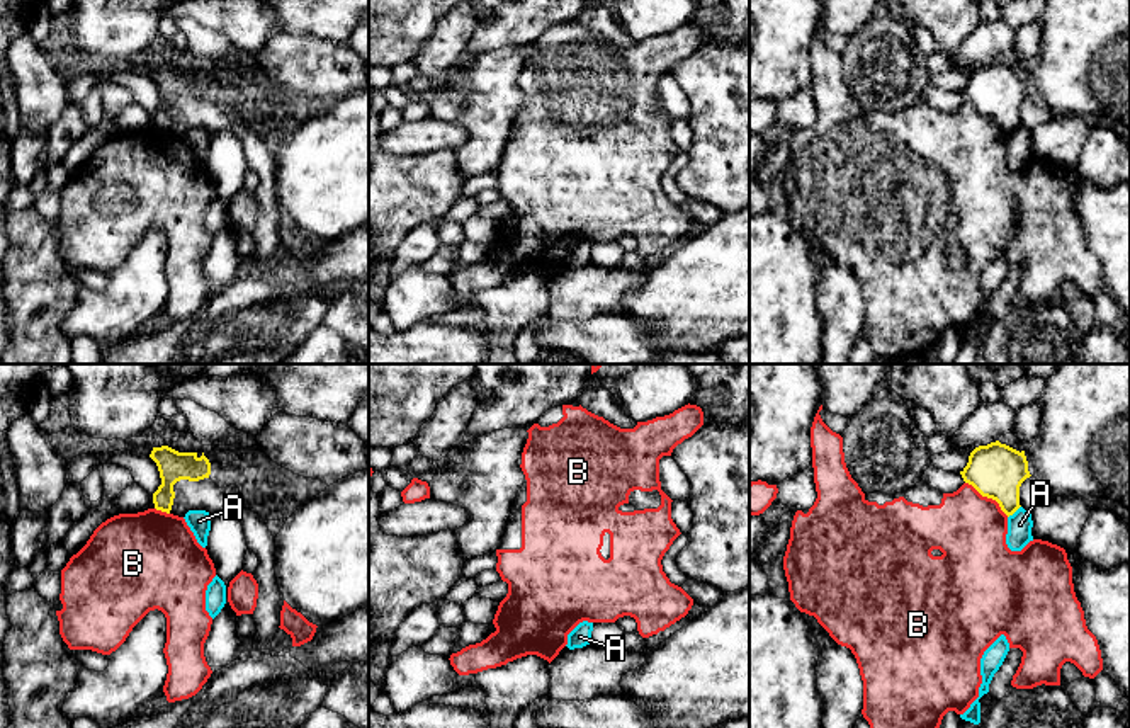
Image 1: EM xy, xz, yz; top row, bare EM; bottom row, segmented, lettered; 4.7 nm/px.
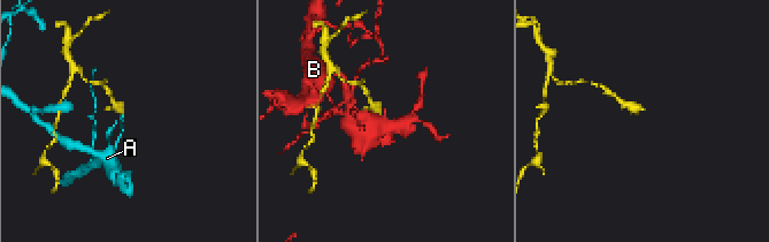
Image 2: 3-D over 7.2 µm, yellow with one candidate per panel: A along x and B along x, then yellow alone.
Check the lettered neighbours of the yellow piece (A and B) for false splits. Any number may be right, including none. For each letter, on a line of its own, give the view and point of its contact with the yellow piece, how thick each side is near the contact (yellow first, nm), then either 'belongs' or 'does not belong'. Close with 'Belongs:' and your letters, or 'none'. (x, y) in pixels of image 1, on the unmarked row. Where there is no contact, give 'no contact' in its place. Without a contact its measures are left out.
A: yz (1013, 131) | 260/120 nm | does not belong
B: yz (988, 116) | 260/340 nm | does not belong
Belongs: none

